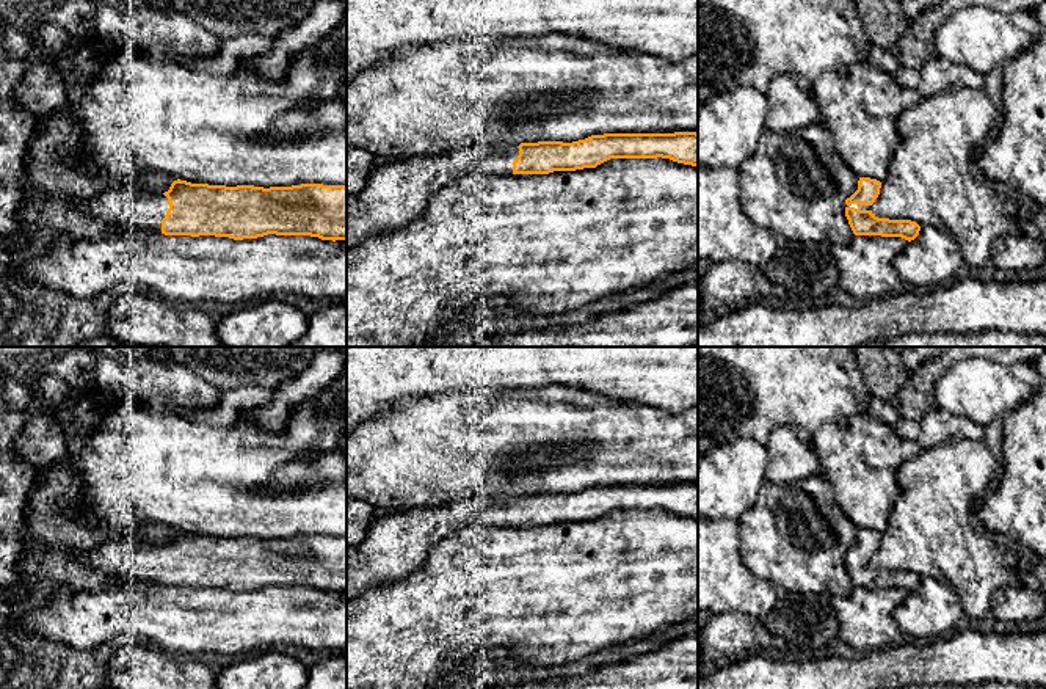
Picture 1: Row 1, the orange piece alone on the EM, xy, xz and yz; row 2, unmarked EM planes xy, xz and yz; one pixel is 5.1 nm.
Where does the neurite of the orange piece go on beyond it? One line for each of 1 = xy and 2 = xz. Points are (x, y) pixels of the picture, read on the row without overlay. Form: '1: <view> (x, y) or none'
1: xy (129, 559)
2: xz (395, 546)

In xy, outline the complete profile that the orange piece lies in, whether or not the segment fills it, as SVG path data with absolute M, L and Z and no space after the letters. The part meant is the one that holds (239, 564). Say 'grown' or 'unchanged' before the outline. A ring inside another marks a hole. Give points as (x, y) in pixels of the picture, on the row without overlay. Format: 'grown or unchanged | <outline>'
grown | M177 530L160 546L144 543L135 532L121 540L107 540L82 559L100 573L133 584L234 592L268 585L347 592L347 537L263 540Z

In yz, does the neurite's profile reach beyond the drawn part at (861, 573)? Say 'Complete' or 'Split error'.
Split error

